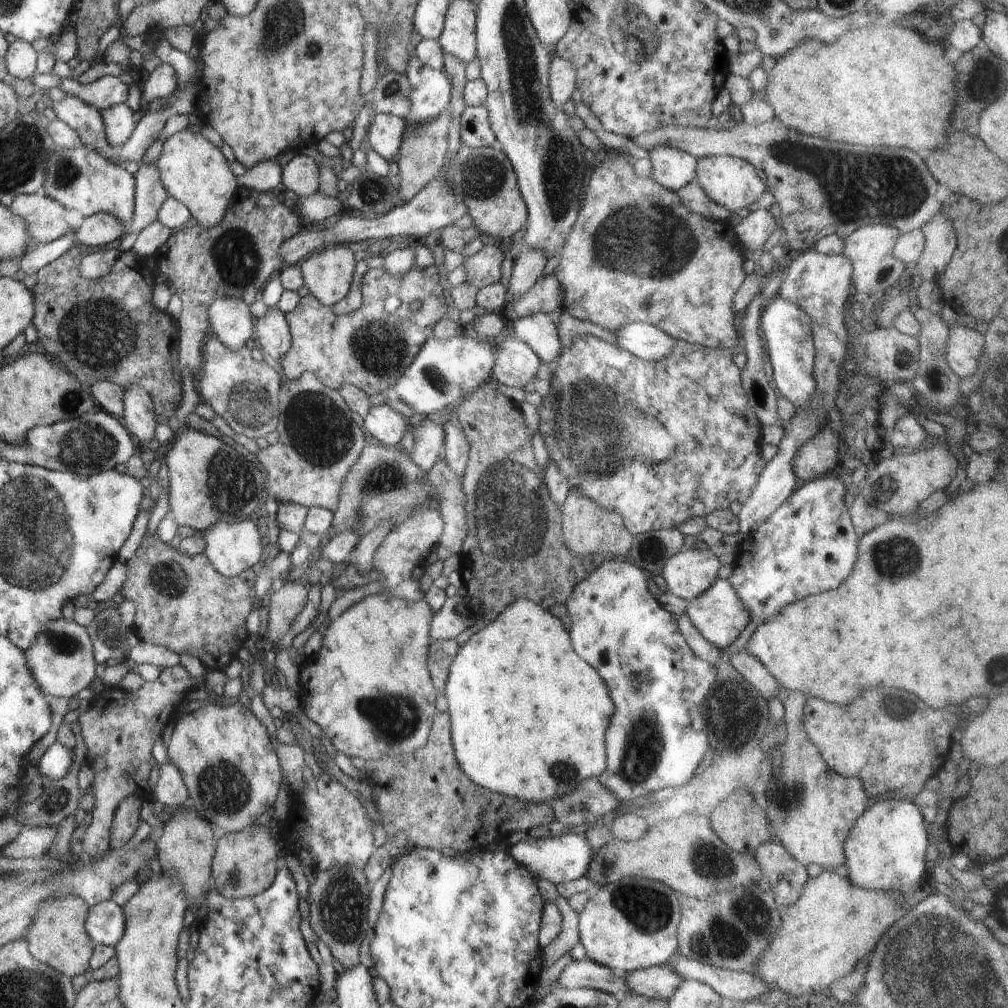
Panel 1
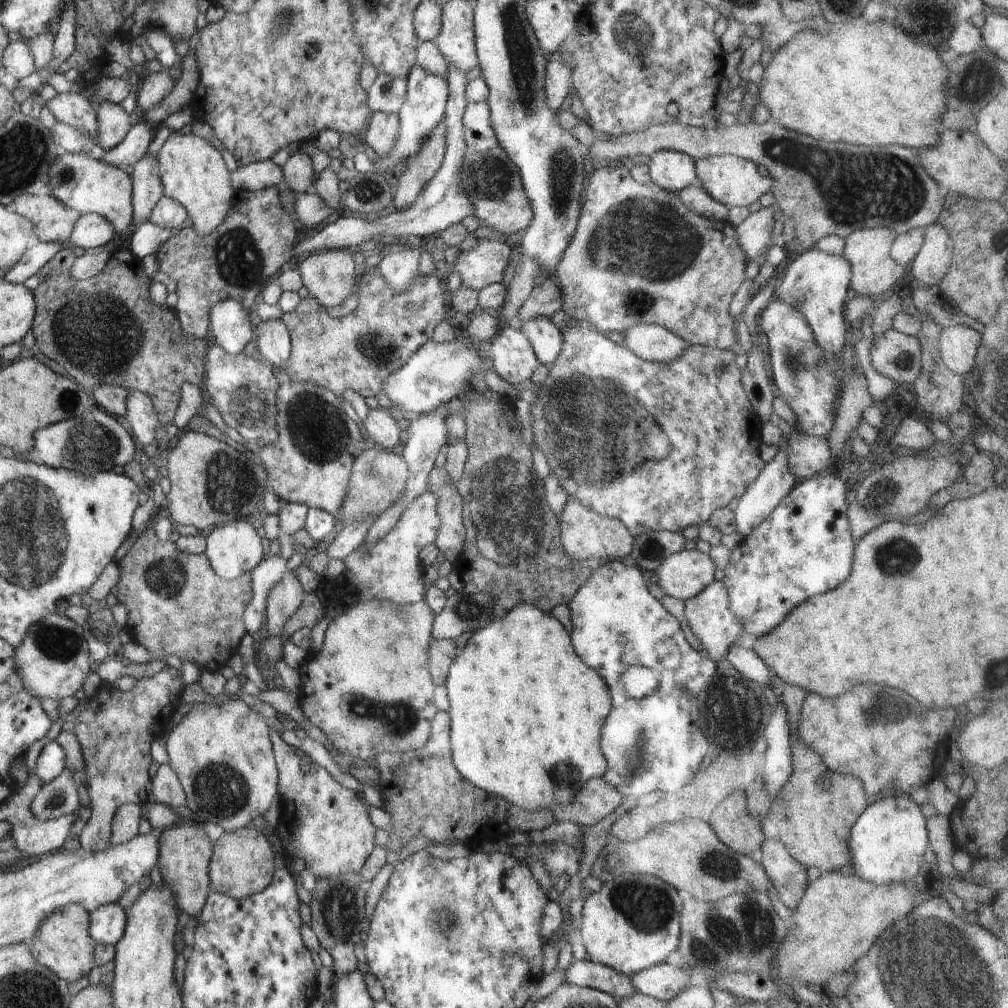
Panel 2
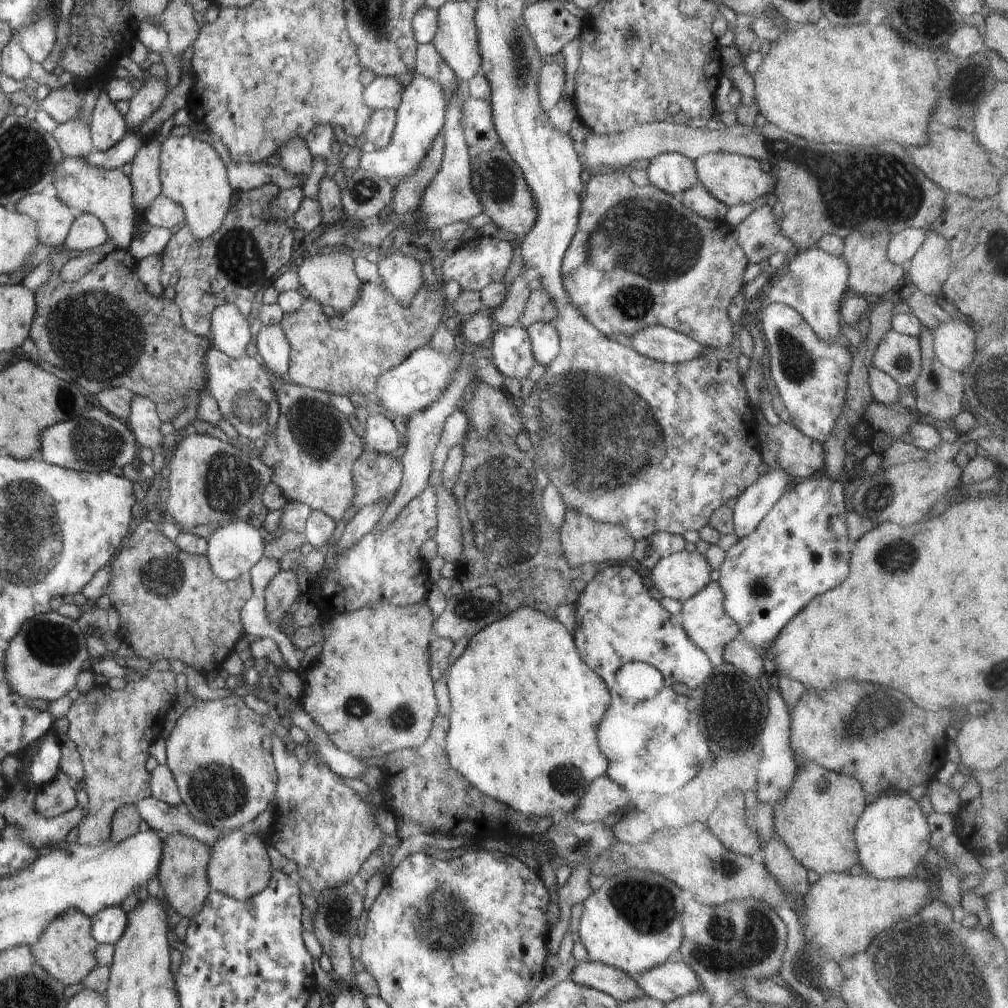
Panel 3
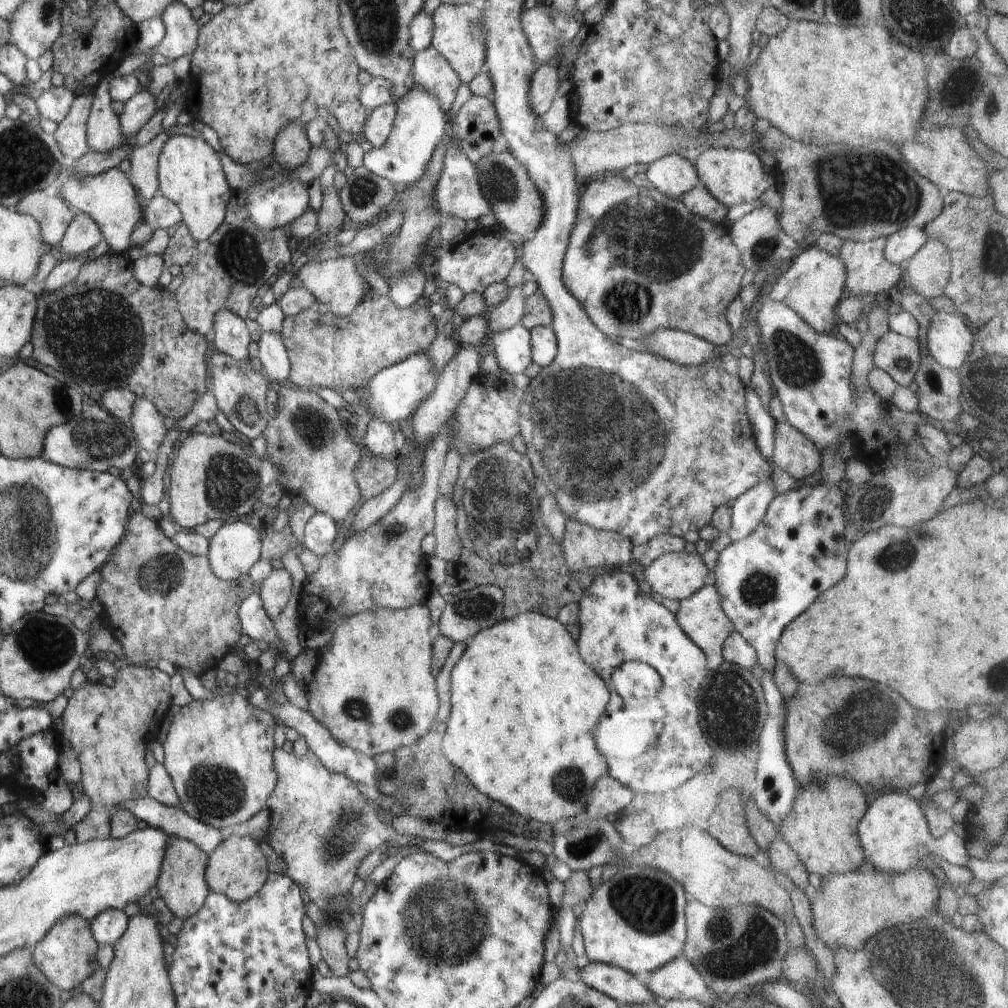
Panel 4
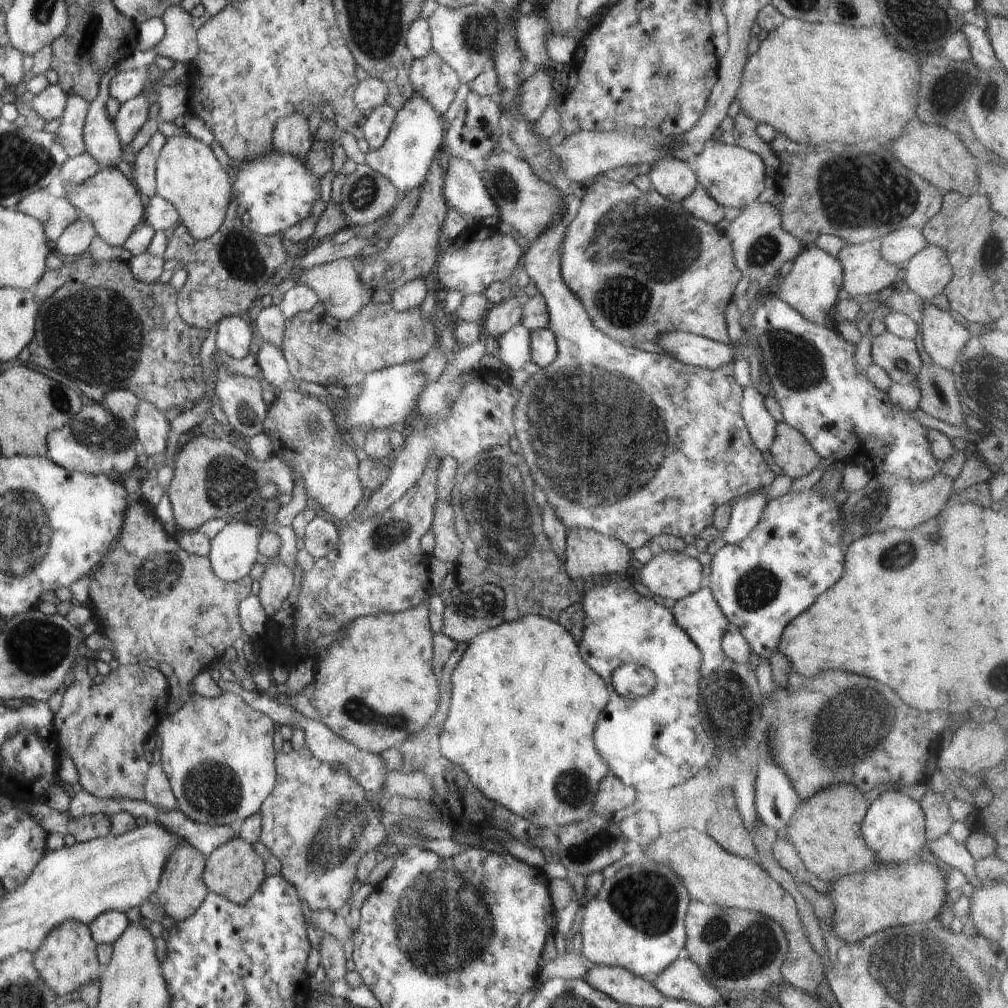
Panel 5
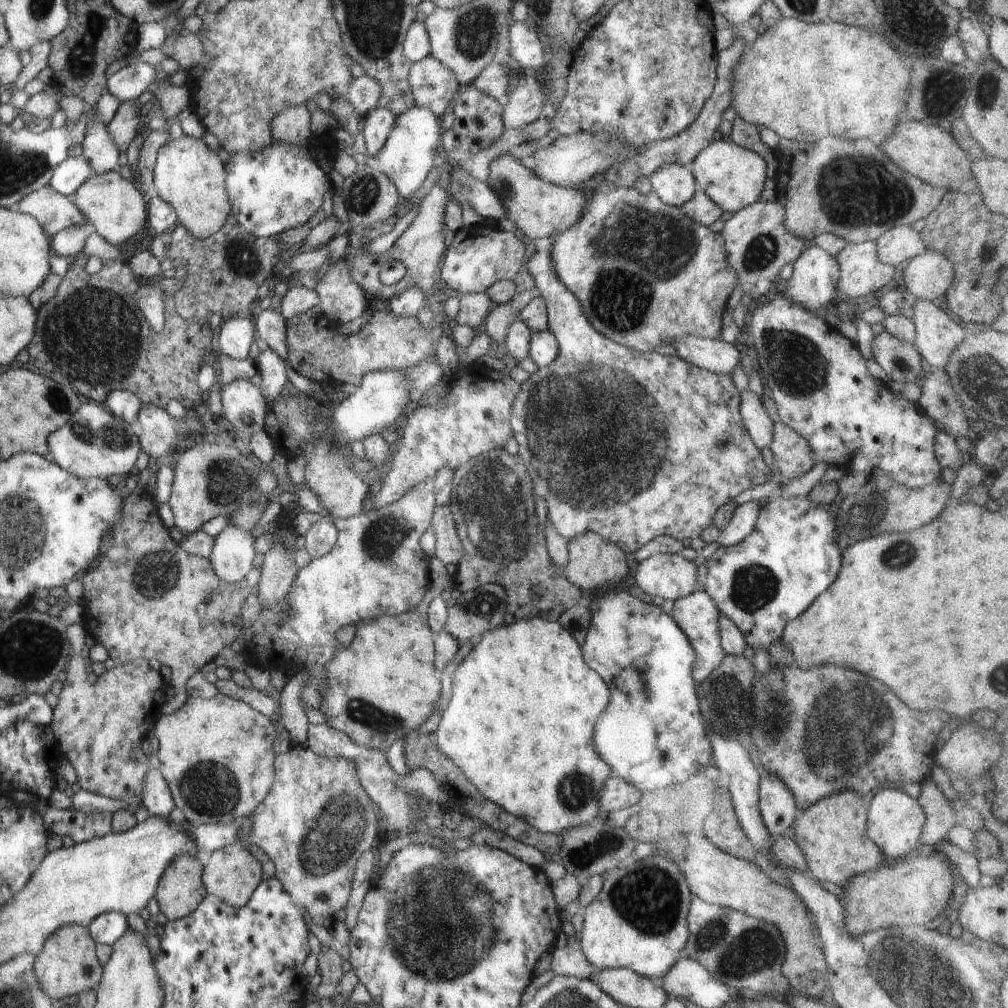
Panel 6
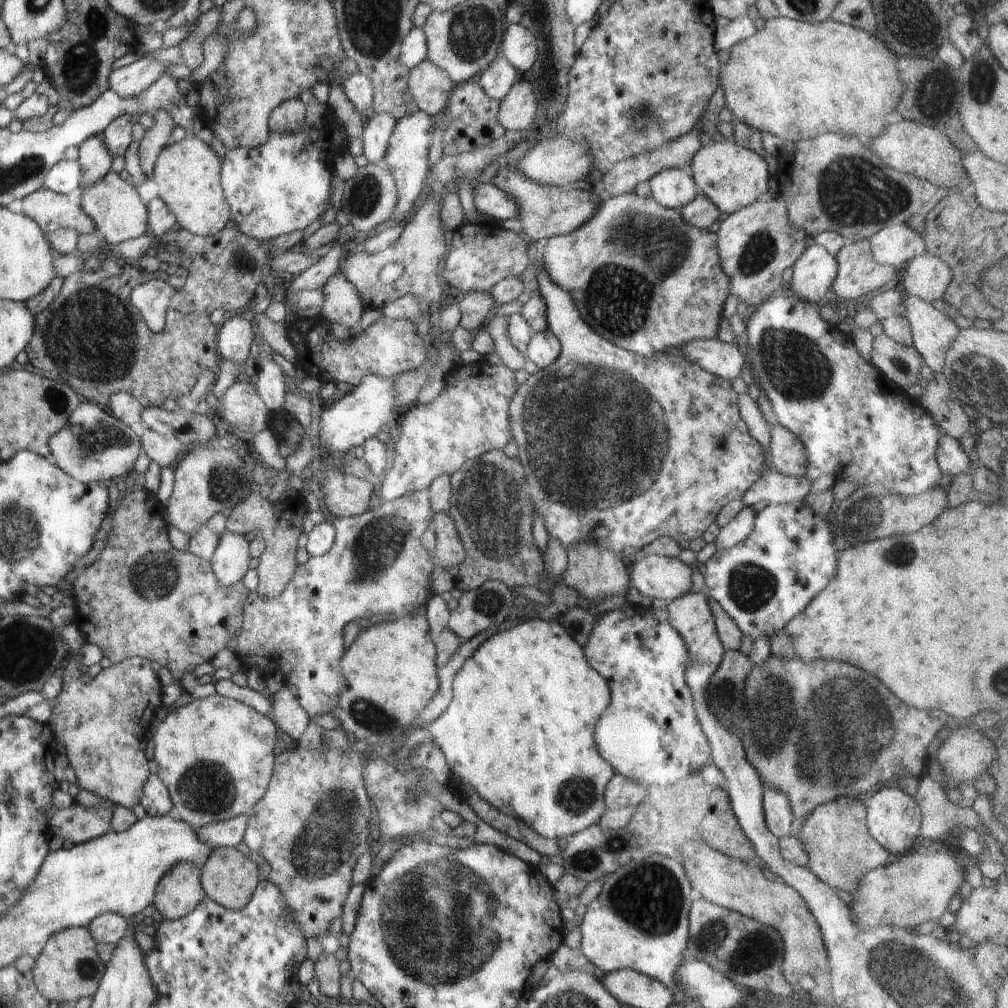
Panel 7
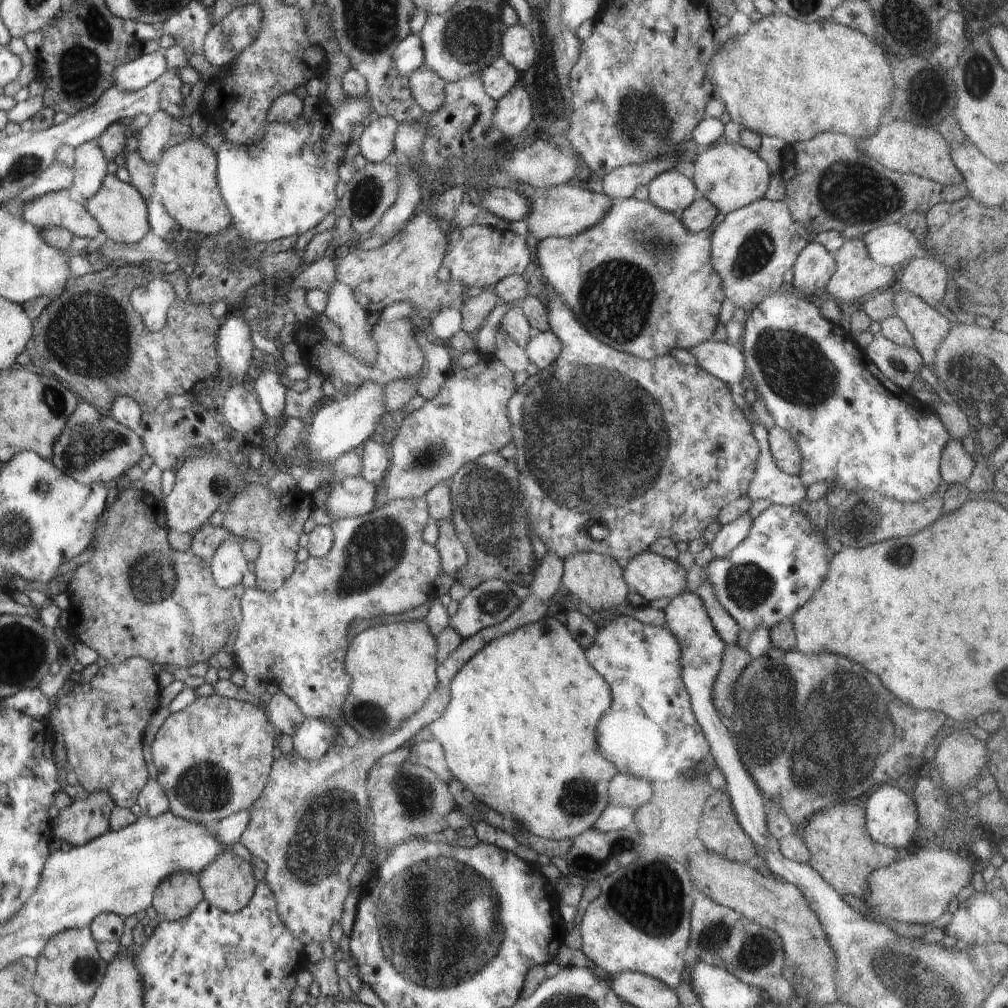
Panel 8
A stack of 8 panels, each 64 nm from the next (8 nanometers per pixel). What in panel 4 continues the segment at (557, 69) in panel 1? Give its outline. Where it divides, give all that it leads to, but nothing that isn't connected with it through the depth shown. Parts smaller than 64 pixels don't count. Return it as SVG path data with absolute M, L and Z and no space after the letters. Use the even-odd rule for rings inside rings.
M538 64L530 83L530 100L532 100L530 104L538 116L543 116L548 111L552 100L557 97L558 88L560 88L558 67Z

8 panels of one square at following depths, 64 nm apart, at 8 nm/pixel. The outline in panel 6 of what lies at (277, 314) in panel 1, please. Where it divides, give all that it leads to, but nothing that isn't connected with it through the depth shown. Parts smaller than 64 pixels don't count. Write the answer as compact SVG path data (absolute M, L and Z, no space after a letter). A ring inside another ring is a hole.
M272 348L260 352L256 359L262 378L259 388L270 405L284 393L284 385L289 382L284 361Z

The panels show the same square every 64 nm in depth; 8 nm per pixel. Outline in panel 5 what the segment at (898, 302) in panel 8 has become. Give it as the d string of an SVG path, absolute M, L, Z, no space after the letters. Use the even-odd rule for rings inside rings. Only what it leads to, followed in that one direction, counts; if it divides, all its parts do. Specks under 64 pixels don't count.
M925 302L922 316L922 336L918 343L926 360L942 368L951 369L958 354L968 344L971 336L965 322L949 310L943 311Z

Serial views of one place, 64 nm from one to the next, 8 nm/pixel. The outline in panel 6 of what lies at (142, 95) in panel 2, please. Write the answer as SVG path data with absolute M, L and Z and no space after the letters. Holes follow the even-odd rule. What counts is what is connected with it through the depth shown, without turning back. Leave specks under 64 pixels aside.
M145 98L121 102L119 110L108 124L108 132L116 144L118 152L127 152L131 142L137 138L140 126L140 110Z

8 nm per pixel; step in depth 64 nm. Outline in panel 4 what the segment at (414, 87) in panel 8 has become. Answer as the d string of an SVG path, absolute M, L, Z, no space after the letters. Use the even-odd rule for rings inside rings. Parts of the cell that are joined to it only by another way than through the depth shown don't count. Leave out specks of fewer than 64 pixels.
M432 46L415 52L412 76L414 84L424 84L436 96L440 108L449 114L461 80L448 61Z

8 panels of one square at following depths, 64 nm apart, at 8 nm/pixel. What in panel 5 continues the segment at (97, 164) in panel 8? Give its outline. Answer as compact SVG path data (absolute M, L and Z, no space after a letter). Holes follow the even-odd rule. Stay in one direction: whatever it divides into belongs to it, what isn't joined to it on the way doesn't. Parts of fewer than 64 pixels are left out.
M114 66L100 79L98 94L90 103L83 130L85 152L96 158L100 164L104 164L104 167L116 167L126 158L126 151L120 144L113 118L108 116L106 110L110 97L110 80L117 73L118 68Z

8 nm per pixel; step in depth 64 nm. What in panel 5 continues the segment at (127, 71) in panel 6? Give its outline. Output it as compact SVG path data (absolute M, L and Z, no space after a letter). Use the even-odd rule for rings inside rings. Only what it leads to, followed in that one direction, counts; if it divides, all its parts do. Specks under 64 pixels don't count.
M138 68L138 70L127 70L118 72L110 80L110 97L123 103L147 91L146 81L154 76L153 68Z

